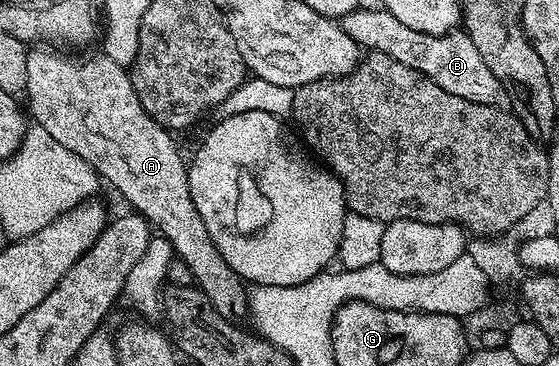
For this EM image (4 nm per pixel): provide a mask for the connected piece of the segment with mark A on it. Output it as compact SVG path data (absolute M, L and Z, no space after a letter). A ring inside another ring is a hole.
M37 45L29 51L27 57L27 85L25 86L23 95L24 98L29 98L29 107L27 103L27 111L31 116L32 122L36 126L47 129L47 133L51 133L51 137L55 137L55 141L59 141L59 145L63 145L63 149L71 149L79 157L83 157L83 161L87 161L87 165L91 165L97 170L98 176L102 180L105 179L130 203L134 212L140 213L149 220L154 228L159 230L160 238L165 239L173 246L173 254L178 259L182 259L187 263L191 273L194 274L194 284L201 288L203 294L209 298L211 305L227 320L232 320L233 315L245 315L249 310L249 301L247 298L247 287L242 279L234 273L231 265L227 265L227 261L223 261L223 257L219 253L219 249L215 249L215 241L211 241L211 233L207 233L207 225L203 225L203 217L199 217L199 209L195 209L195 201L191 201L191 189L189 188L189 168L186 160L181 160L181 155L177 152L177 143L172 134L161 127L147 113L147 109L143 109L143 105L137 96L137 90L133 84L133 76L126 68L115 65L115 61L111 61L111 57L107 57L104 53L96 53L97 55L89 55L86 59L68 59L64 55L64 50L54 49L49 45Z

